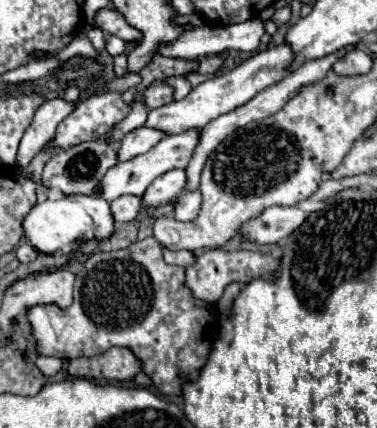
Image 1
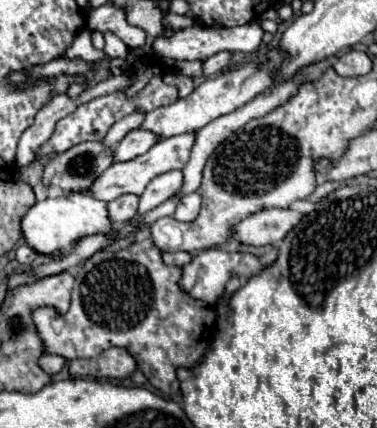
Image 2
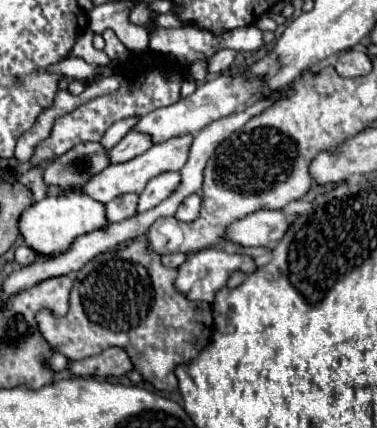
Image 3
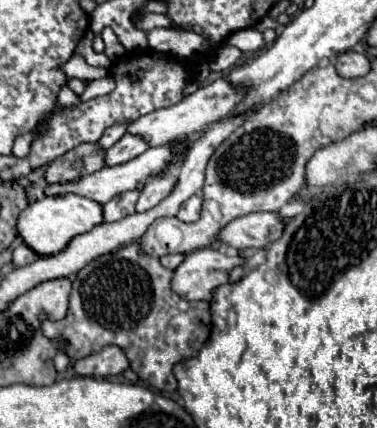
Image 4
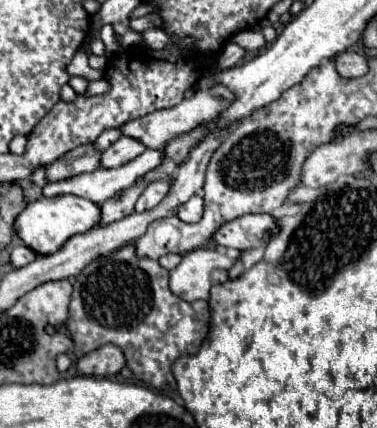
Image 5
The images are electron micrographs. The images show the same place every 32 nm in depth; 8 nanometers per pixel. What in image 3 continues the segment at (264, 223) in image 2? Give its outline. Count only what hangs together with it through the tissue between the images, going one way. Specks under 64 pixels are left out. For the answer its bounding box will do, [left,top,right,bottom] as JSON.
[224,210,296,246]

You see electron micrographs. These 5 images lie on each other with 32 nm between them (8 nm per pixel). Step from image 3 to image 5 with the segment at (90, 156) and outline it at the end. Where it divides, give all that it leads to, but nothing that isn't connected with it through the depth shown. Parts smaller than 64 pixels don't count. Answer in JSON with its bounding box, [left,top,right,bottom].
[46,144,100,182]

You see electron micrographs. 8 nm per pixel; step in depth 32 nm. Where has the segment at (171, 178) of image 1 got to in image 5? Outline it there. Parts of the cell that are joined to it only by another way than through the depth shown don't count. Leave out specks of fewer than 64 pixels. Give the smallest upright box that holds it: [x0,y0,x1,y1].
[134,180,170,212]

